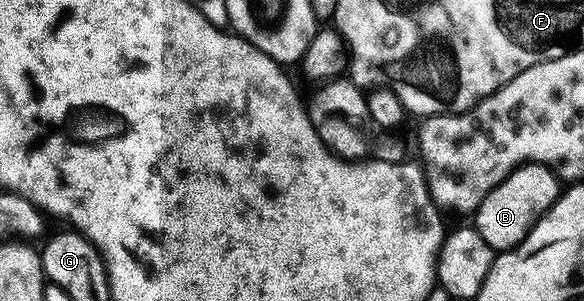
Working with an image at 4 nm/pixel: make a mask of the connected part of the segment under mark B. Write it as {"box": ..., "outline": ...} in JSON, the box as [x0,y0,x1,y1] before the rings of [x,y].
{"box":[474,162,562,251],"outline":[[[526,162],[514,172],[510,172],[510,176],[506,176],[506,180],[495,186],[486,196],[486,200],[482,200],[480,207],[474,211],[474,229],[480,233],[482,240],[486,240],[486,244],[490,244],[492,251],[513,250],[536,227],[538,220],[556,203],[561,193],[562,182],[553,167],[538,162]]]}

